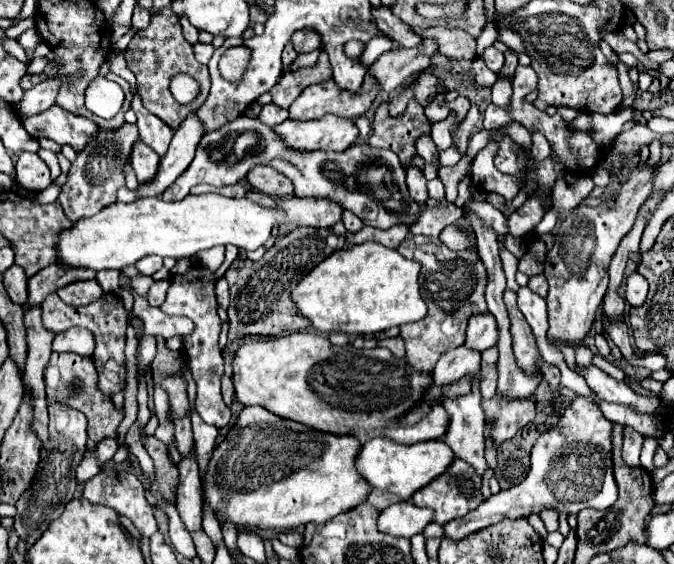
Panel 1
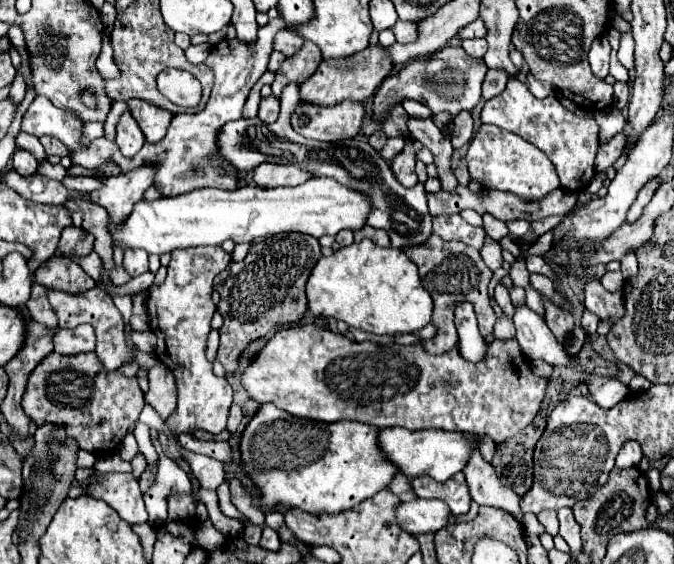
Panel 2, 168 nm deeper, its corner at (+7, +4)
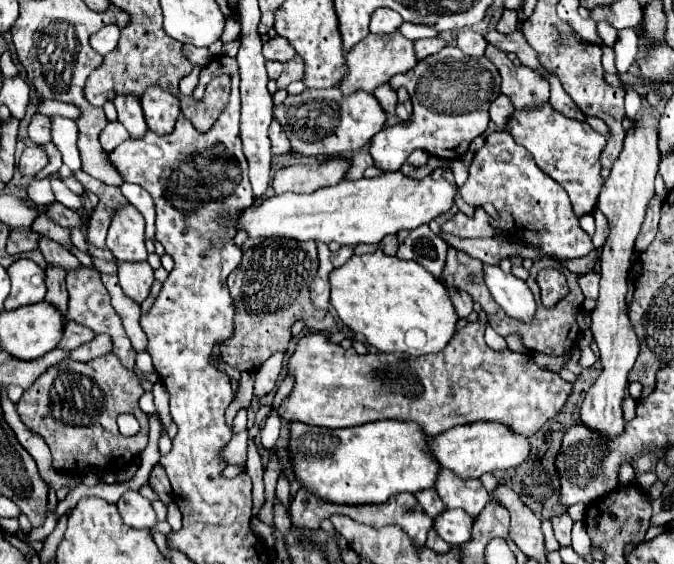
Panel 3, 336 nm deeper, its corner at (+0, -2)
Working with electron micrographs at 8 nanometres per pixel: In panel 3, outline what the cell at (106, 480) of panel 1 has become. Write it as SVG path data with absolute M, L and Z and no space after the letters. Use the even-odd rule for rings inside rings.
M126 491L116 505L126 525L134 529L150 529L156 525L156 513L150 501L140 495L140 491Z

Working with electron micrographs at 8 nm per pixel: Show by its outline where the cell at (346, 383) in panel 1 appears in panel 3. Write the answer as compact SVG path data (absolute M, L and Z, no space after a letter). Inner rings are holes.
M484 311L478 314L478 320L476 322L467 322L464 329L460 329L452 339L450 343L444 347L444 351L440 353L430 353L430 355L420 355L420 357L412 357L412 355L400 355L400 353L366 353L366 355L360 355L356 353L354 349L342 349L338 343L332 343L326 335L320 335L320 333L312 333L312 335L304 335L298 339L296 343L296 351L290 355L288 359L288 373L294 377L294 389L292 393L288 395L288 399L282 401L278 413L280 417L284 417L286 421L302 421L302 423L308 423L308 425L320 425L320 427L328 427L328 429L340 429L340 427L354 427L354 425L364 425L364 423L372 423L372 421L380 421L380 419L398 419L398 421L414 421L422 427L424 435L438 435L440 431L448 431L456 425L466 425L466 423L476 423L476 421L498 421L506 427L510 427L514 433L520 433L520 435L534 435L548 419L552 419L560 409L562 405L566 403L568 395L570 395L570 389L572 389L572 383L560 379L556 373L548 371L548 369L542 369L534 363L532 355L518 355L518 353L512 353L512 351L494 351L490 349L485 343L484 334L487 322L487 316Z

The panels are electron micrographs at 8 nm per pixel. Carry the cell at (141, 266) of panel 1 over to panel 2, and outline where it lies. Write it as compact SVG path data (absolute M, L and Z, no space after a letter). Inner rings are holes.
M127 249L127 251L125 251L125 257L123 257L123 269L125 269L131 277L137 277L137 275L149 271L147 253L145 253L143 249Z

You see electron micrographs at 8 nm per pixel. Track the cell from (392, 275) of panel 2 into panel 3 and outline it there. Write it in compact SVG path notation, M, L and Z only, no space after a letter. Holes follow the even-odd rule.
M382 251L352 255L342 267L330 273L328 281L332 289L330 301L340 321L354 333L364 335L364 341L378 351L400 351L418 357L442 351L454 335L458 317L448 291L416 261L388 257ZM414 333L416 339L420 335L416 345L410 341Z

